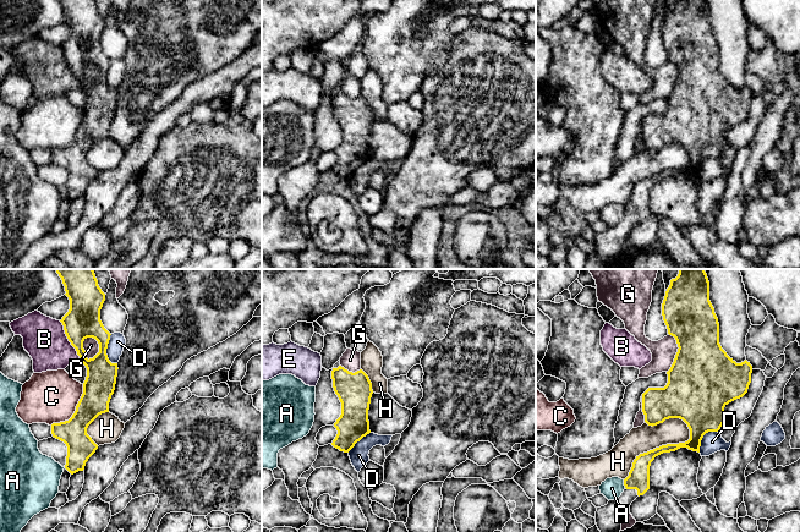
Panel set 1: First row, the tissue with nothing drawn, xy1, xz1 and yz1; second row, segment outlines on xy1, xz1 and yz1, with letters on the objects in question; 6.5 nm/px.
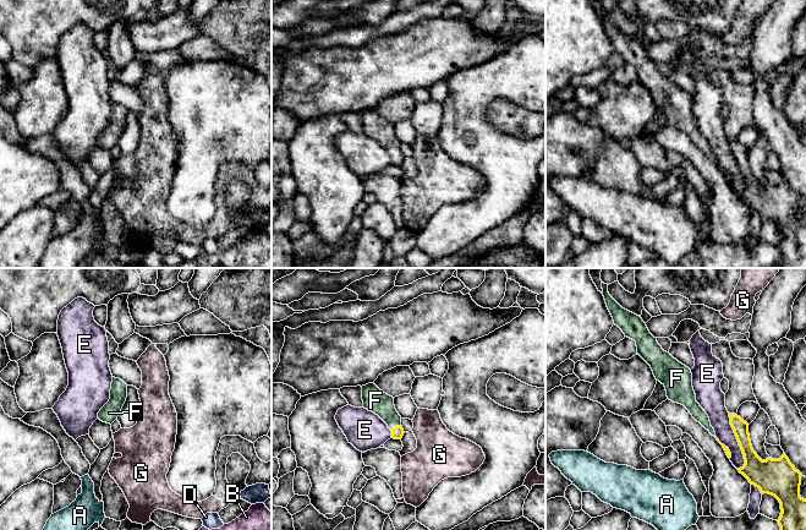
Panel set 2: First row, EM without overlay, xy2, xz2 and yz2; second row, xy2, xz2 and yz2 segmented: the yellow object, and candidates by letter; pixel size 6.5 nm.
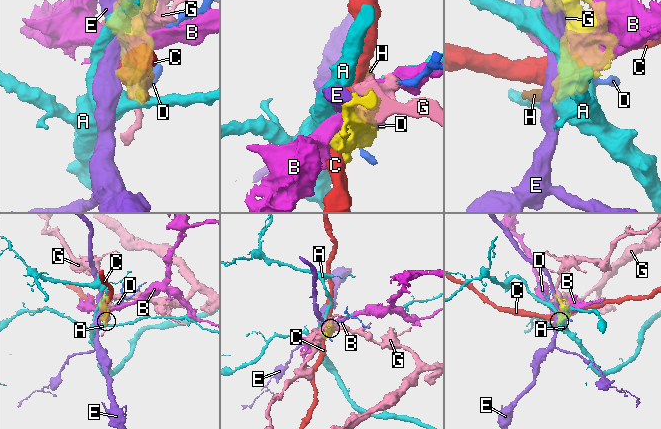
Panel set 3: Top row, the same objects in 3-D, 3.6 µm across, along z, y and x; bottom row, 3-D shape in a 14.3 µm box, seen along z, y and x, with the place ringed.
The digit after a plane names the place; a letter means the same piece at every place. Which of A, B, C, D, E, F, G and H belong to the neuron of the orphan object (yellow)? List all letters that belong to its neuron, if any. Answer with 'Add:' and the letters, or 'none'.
Add: F

